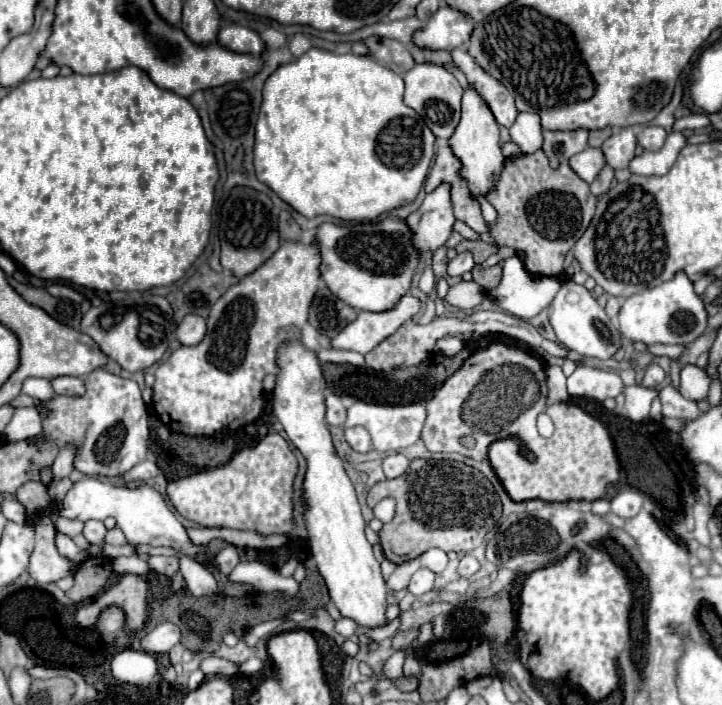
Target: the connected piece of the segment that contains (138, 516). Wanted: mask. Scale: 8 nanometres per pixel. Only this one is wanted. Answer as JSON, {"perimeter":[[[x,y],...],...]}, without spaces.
{"perimeter":[[[83,478],[73,484],[73,488],[67,492],[59,506],[61,516],[65,518],[77,518],[81,522],[85,520],[105,520],[107,516],[113,516],[127,536],[131,544],[149,544],[149,546],[169,546],[179,550],[185,556],[195,556],[207,552],[201,546],[195,546],[189,538],[181,522],[175,518],[175,514],[169,510],[165,498],[161,492],[157,492],[153,486],[137,486],[137,488],[127,488],[127,486],[115,486],[107,480],[99,478]]]}

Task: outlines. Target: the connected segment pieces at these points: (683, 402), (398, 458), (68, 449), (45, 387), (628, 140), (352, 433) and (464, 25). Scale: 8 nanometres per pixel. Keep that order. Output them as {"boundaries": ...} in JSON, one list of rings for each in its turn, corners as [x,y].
{"boundaries":[[[[665,386],[659,394],[661,406],[663,406],[663,416],[665,418],[681,418],[685,422],[691,422],[693,416],[699,414],[697,404],[693,400],[683,398],[673,386]]],[[[389,454],[383,458],[383,472],[387,478],[397,478],[401,474],[405,474],[409,468],[409,460],[403,454]]],[[[67,444],[63,448],[59,448],[59,454],[53,462],[53,480],[61,480],[65,476],[69,476],[73,472],[73,460],[75,460],[75,444]]],[[[27,378],[23,382],[23,388],[21,388],[23,394],[31,396],[31,398],[37,398],[41,402],[47,402],[47,400],[53,400],[57,394],[51,386],[51,380],[47,378]]],[[[621,128],[621,130],[613,132],[601,144],[601,150],[605,154],[607,164],[613,170],[619,170],[619,168],[627,168],[629,166],[631,158],[635,156],[635,146],[637,146],[637,140],[635,140],[633,130],[631,128]]],[[[355,426],[355,428],[345,428],[345,440],[355,452],[367,452],[371,448],[371,436],[365,428]]],[[[449,6],[439,8],[425,26],[415,32],[413,44],[431,50],[453,50],[467,44],[473,28],[475,20],[471,20],[471,16]]]]}

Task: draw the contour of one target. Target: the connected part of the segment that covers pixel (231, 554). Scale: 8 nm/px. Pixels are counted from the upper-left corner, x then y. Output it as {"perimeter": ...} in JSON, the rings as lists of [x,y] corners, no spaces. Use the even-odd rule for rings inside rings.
{"perimeter":[[[225,546],[225,548],[219,552],[219,556],[215,558],[215,562],[217,562],[217,566],[219,566],[219,570],[221,570],[223,574],[229,574],[229,572],[239,564],[237,546]]]}

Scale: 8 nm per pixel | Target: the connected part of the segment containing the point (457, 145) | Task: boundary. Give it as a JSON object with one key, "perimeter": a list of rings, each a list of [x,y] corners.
{"perimeter":[[[471,84],[463,92],[463,116],[455,134],[449,138],[449,146],[453,148],[455,156],[459,156],[463,162],[461,174],[467,178],[473,198],[477,198],[479,194],[487,194],[493,188],[493,180],[503,168],[505,156],[501,154],[499,146],[499,124],[491,108],[487,108],[487,102],[479,96],[479,92],[475,92]]]}

